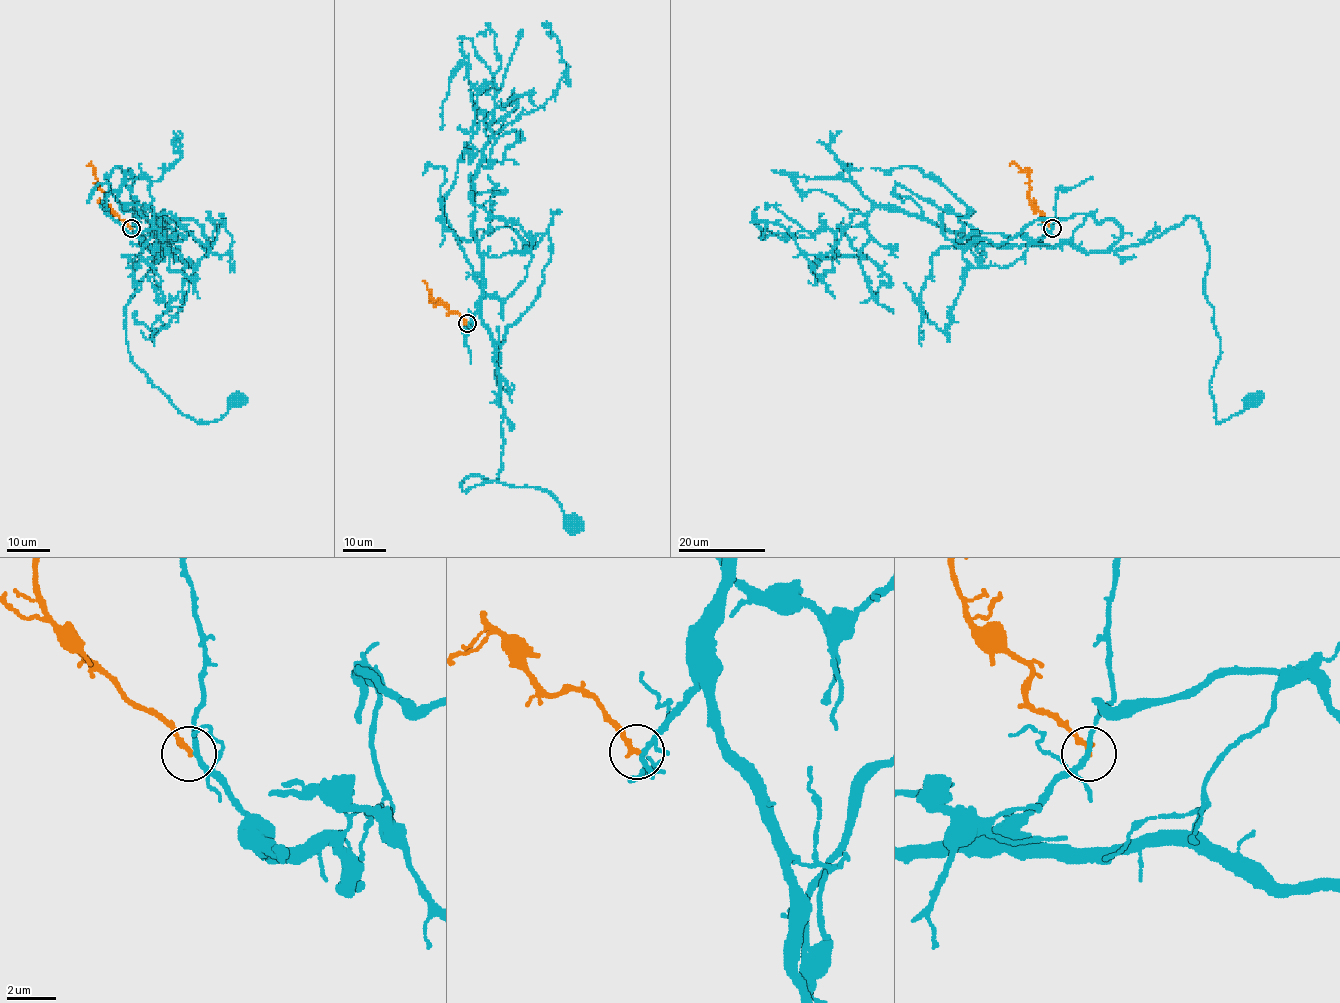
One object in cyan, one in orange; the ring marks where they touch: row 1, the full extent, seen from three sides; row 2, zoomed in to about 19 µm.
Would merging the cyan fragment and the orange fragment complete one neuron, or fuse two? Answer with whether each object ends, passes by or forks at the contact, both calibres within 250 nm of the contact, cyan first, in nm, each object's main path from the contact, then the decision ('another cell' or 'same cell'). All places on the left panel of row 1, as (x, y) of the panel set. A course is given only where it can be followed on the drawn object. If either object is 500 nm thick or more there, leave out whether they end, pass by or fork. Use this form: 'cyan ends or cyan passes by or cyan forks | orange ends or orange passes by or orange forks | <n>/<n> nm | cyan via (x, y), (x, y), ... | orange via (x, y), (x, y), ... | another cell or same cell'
cyan passes by | orange ends | 200/240 nm | cyan via (132, 228), (162, 252), (165, 215), (160, 252), (125, 307), (129, 356), (197, 421), (219, 419), (237, 397) | orange via (130, 228), (106, 204), (90, 162), (86, 166) | same cell

